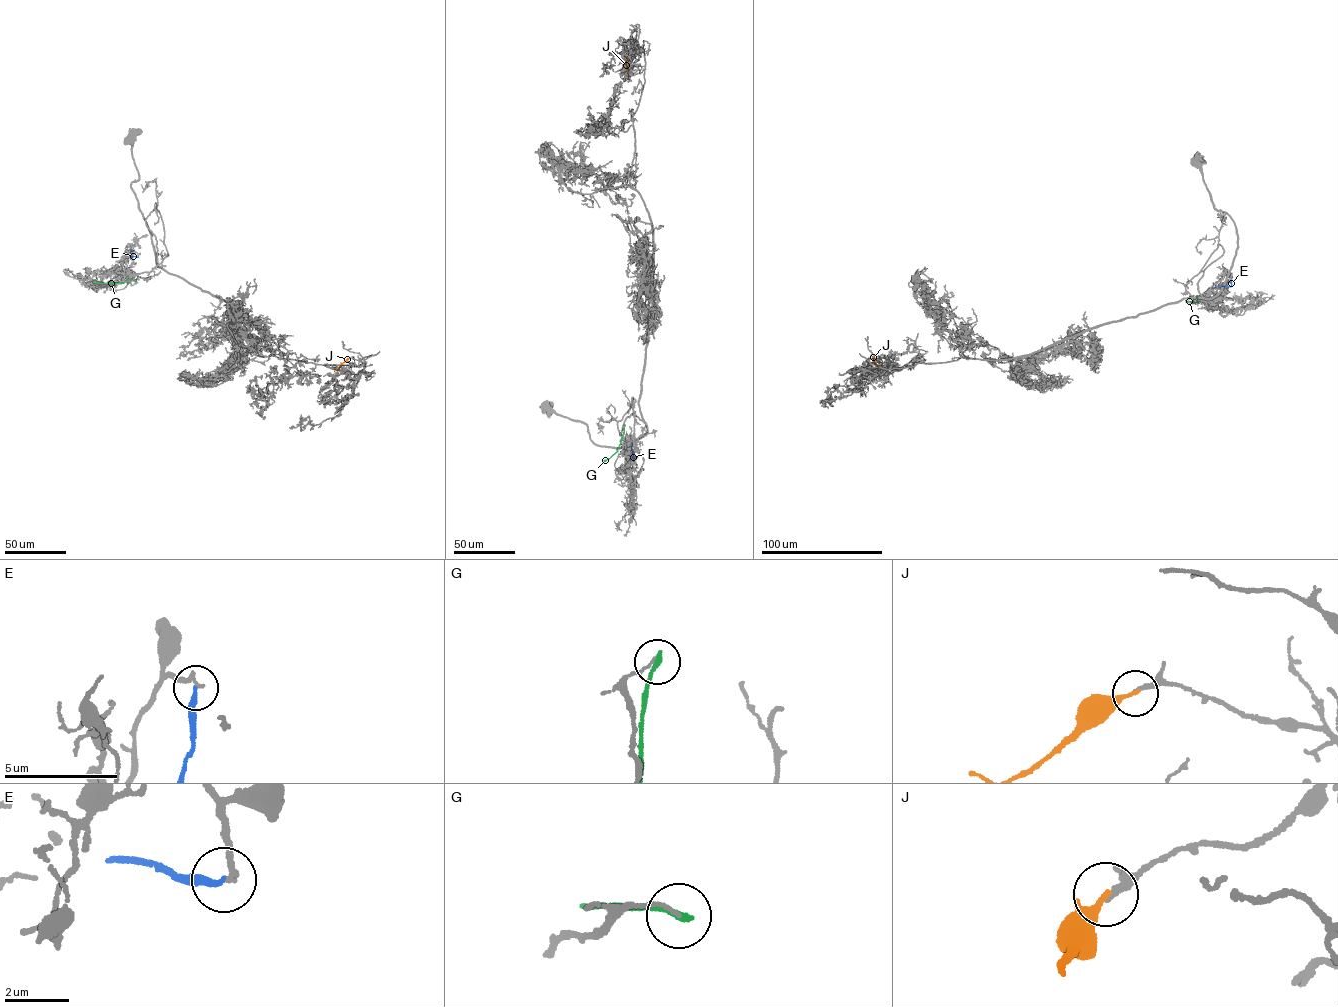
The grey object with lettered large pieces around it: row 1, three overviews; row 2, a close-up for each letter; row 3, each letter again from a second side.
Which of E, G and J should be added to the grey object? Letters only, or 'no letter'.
no letter

